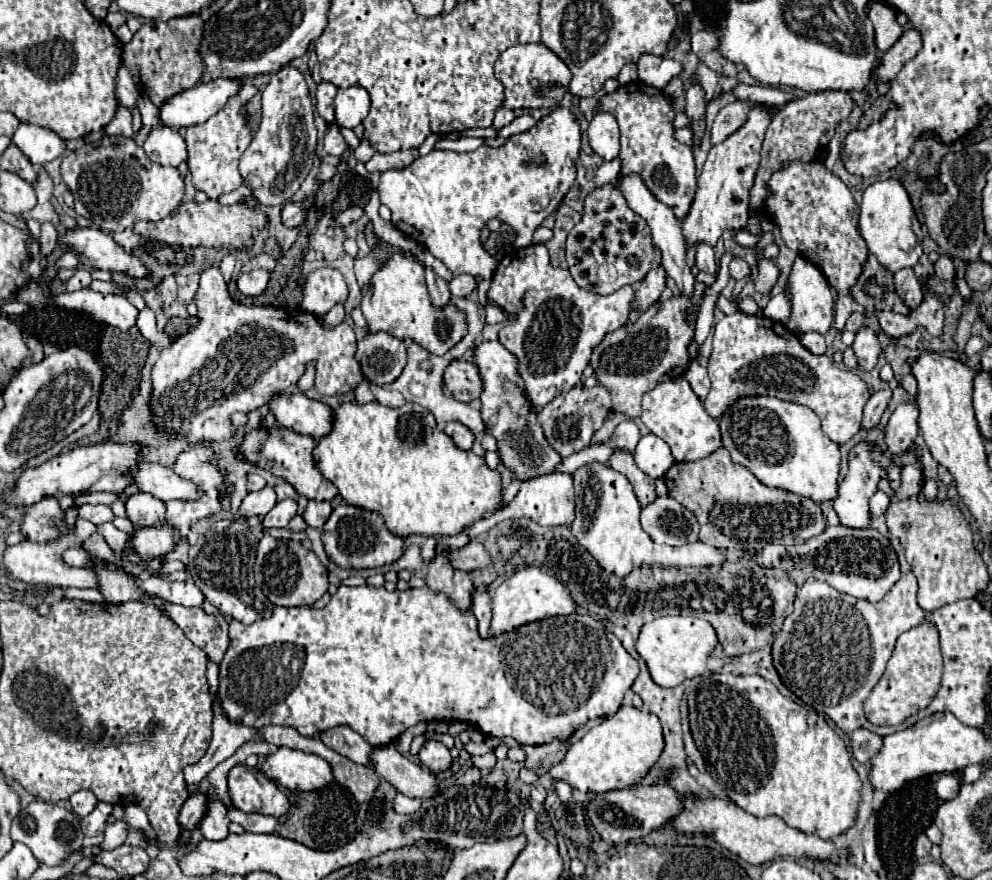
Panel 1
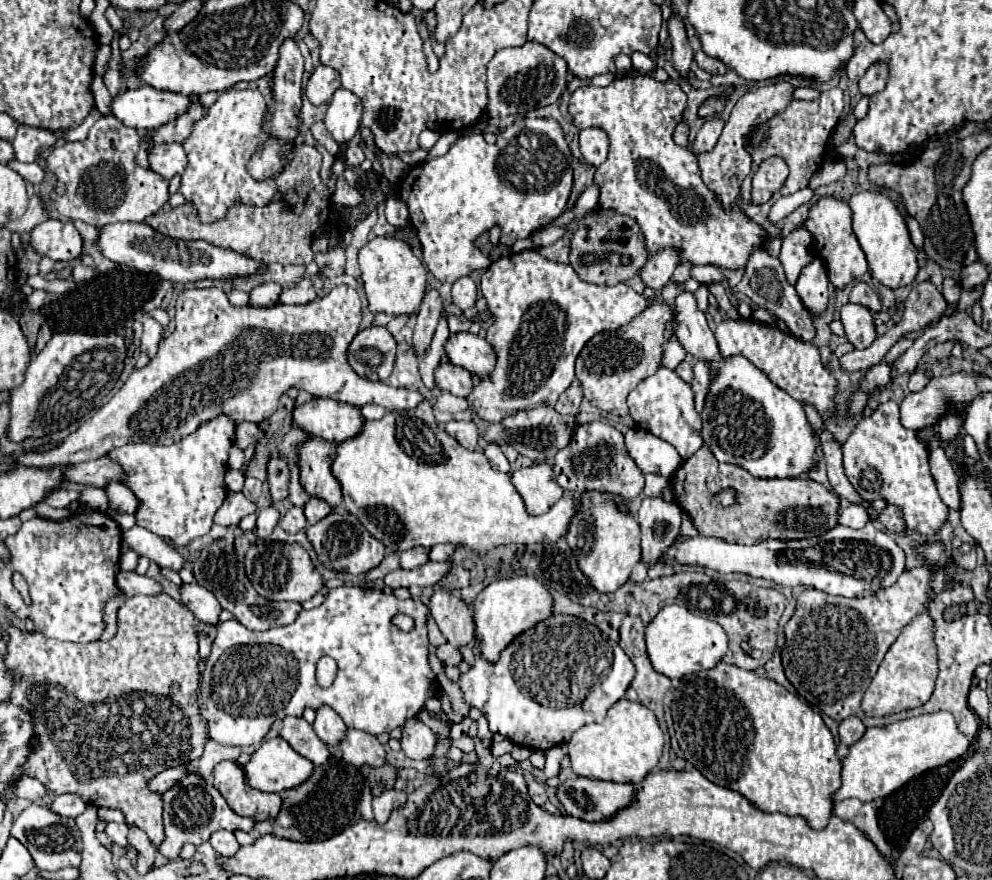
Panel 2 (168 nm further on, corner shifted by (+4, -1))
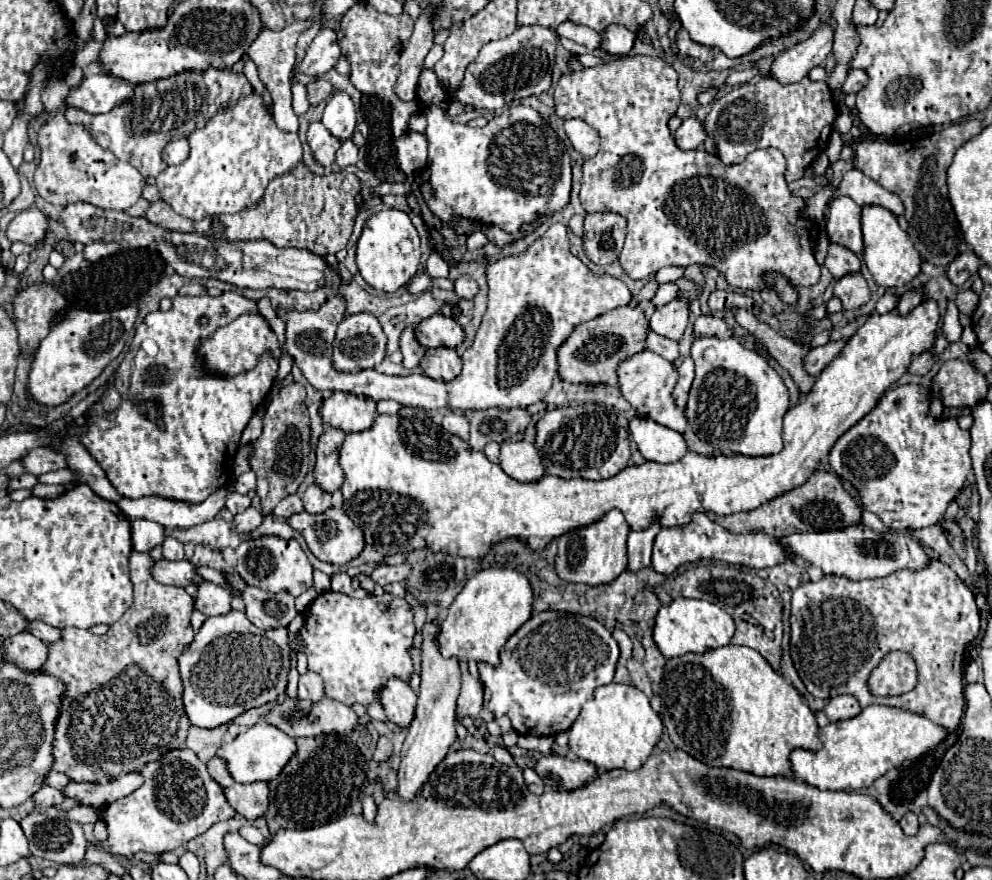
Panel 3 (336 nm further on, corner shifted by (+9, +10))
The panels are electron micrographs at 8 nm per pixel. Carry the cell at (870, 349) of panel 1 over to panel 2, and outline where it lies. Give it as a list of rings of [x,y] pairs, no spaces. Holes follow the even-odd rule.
[[[853,302],[845,304],[841,308],[841,322],[845,326],[847,340],[859,350],[867,348],[877,338],[871,310],[865,306],[857,306]]]

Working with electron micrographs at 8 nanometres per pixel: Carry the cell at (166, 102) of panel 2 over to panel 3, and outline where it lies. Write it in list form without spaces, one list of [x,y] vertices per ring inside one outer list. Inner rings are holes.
[[[92,75],[84,77],[78,89],[70,89],[66,107],[84,109],[86,113],[98,115],[108,113],[114,107],[134,97],[134,85],[114,75]]]

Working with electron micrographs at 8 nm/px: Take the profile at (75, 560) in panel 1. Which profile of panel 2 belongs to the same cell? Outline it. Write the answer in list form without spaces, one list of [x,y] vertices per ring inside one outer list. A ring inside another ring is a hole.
[[[183,584],[179,588],[179,594],[181,594],[181,602],[189,606],[189,610],[195,614],[197,620],[209,626],[219,624],[219,614],[223,608],[209,590],[205,590],[199,584]]]

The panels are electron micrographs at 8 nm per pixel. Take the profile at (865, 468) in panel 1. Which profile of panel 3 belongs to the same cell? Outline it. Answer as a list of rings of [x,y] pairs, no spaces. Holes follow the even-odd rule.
[[[900,385],[898,389],[886,391],[882,395],[882,399],[876,403],[876,407],[866,413],[852,429],[848,429],[830,449],[830,467],[834,471],[838,471],[838,475],[846,477],[848,481],[854,483],[854,487],[860,491],[862,499],[866,499],[866,505],[878,505],[880,503],[880,519],[886,527],[894,529],[894,531],[908,531],[910,527],[928,527],[928,525],[936,525],[938,519],[946,513],[948,503],[956,497],[956,493],[966,487],[966,485],[974,485],[974,475],[972,475],[972,461],[970,461],[970,433],[962,431],[956,423],[956,419],[932,419],[928,417],[928,391],[922,385]]]

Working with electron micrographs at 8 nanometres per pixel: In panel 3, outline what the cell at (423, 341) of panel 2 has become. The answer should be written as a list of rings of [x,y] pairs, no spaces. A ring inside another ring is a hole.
[[[408,325],[404,331],[402,331],[402,337],[400,337],[400,351],[404,355],[404,361],[402,365],[404,367],[416,367],[420,363],[420,359],[424,357],[426,349],[418,343],[416,339],[416,325]]]

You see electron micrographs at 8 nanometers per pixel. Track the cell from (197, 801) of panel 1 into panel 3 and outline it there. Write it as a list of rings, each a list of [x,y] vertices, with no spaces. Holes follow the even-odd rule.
[[[190,749],[168,751],[156,763],[144,765],[140,773],[146,779],[144,785],[132,795],[106,807],[108,847],[112,855],[130,857],[138,851],[174,851],[192,837],[202,835],[214,823],[236,815],[226,801],[222,787],[210,777],[206,765]]]

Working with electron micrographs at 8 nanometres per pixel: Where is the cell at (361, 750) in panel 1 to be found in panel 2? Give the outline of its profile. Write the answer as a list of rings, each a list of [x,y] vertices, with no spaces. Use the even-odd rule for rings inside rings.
[[[321,706],[321,710],[315,712],[315,722],[313,722],[313,730],[315,734],[329,746],[337,746],[339,740],[345,736],[345,722],[341,720],[341,716],[329,708],[329,706]]]

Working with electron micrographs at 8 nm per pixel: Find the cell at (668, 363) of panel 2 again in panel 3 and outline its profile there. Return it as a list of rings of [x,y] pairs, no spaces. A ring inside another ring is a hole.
[[[672,299],[670,303],[656,307],[654,315],[650,317],[650,329],[662,337],[668,337],[672,341],[680,341],[690,315],[690,303],[684,299]]]

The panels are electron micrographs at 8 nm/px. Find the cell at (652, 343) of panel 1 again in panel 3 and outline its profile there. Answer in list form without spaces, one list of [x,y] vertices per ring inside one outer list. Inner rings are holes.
[[[636,305],[618,307],[616,311],[600,315],[600,319],[592,319],[588,323],[580,323],[576,331],[564,341],[564,347],[558,351],[560,359],[560,377],[568,383],[602,383],[610,387],[618,387],[618,365],[646,351],[646,335],[648,335],[648,319],[644,311]]]

